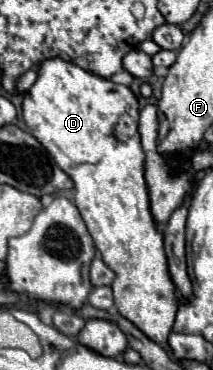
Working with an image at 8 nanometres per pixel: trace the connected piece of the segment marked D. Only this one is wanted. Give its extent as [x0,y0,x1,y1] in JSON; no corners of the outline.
[22,56,178,350]

